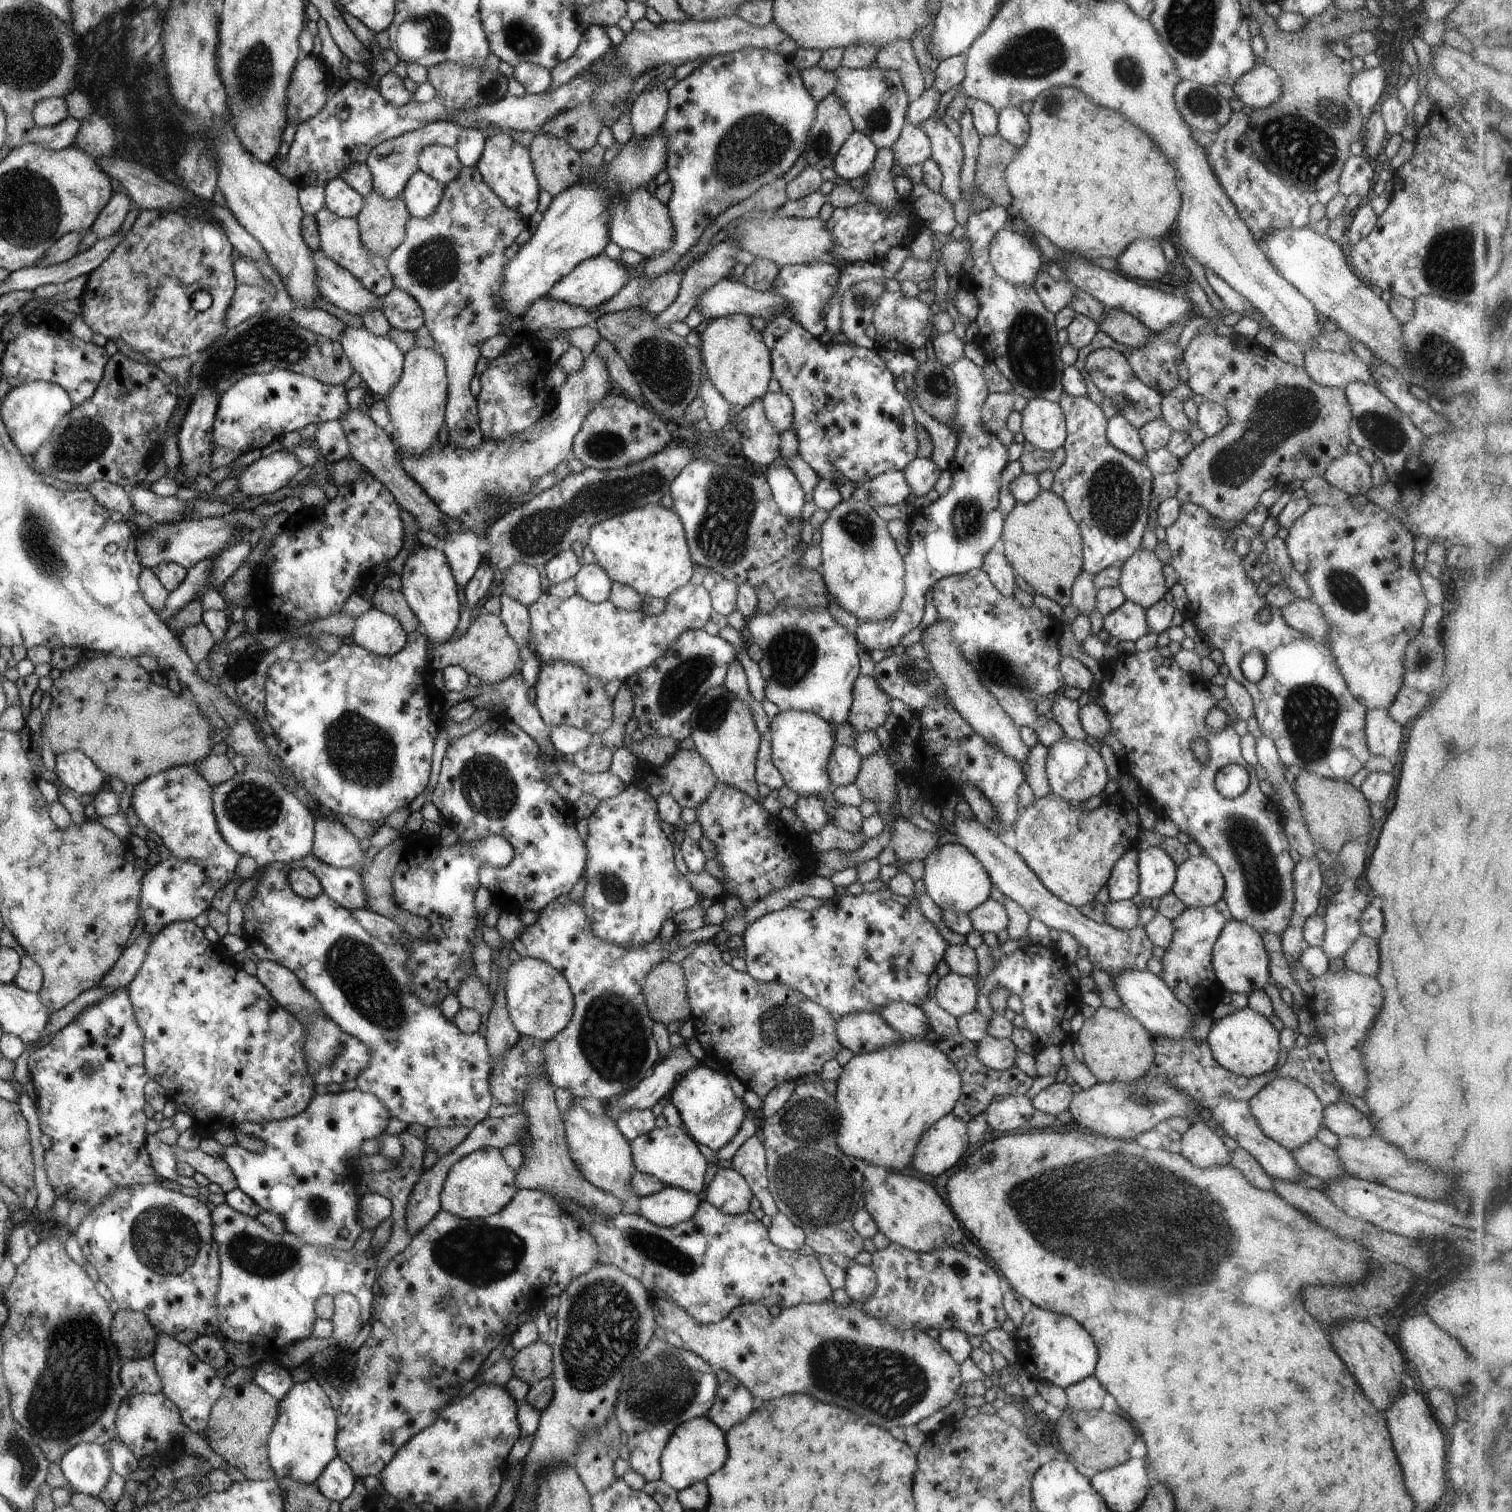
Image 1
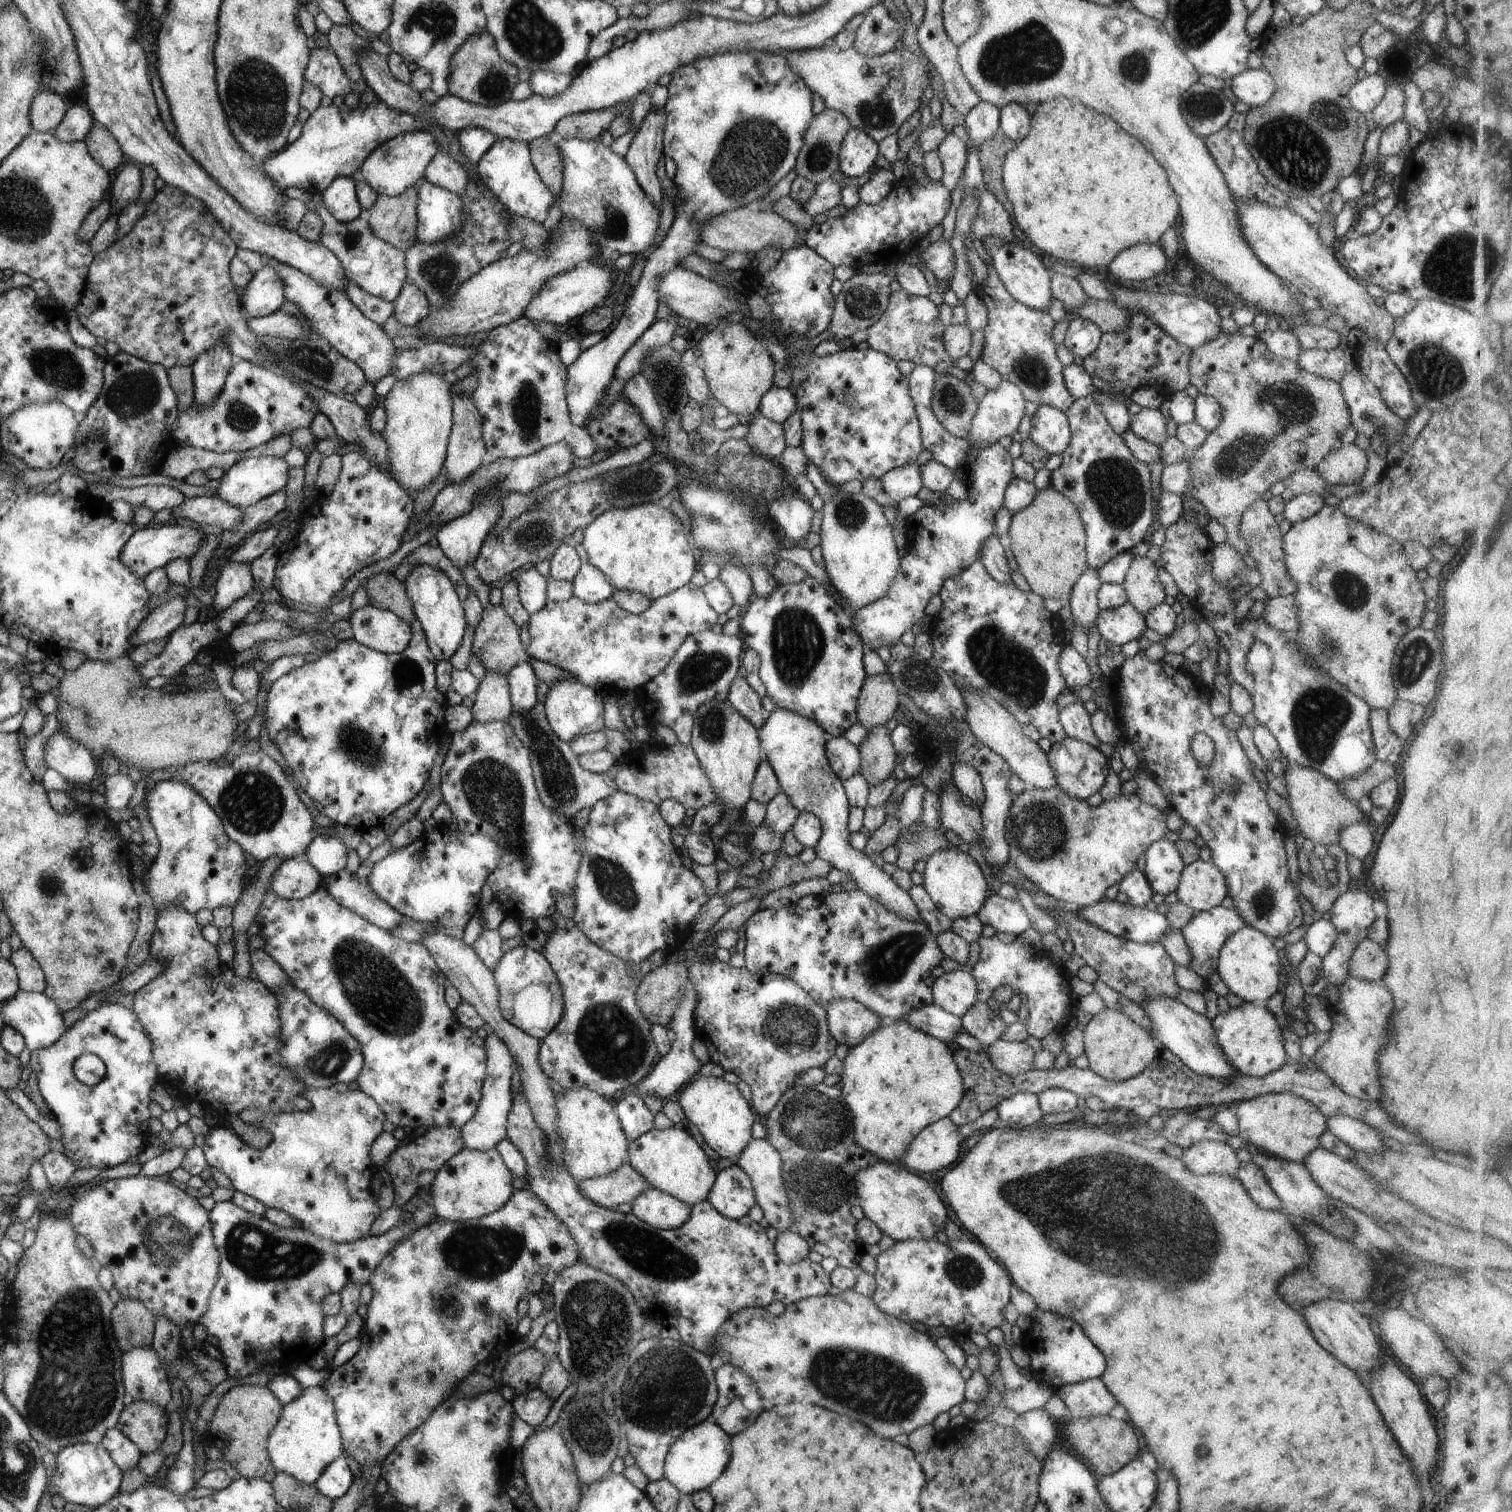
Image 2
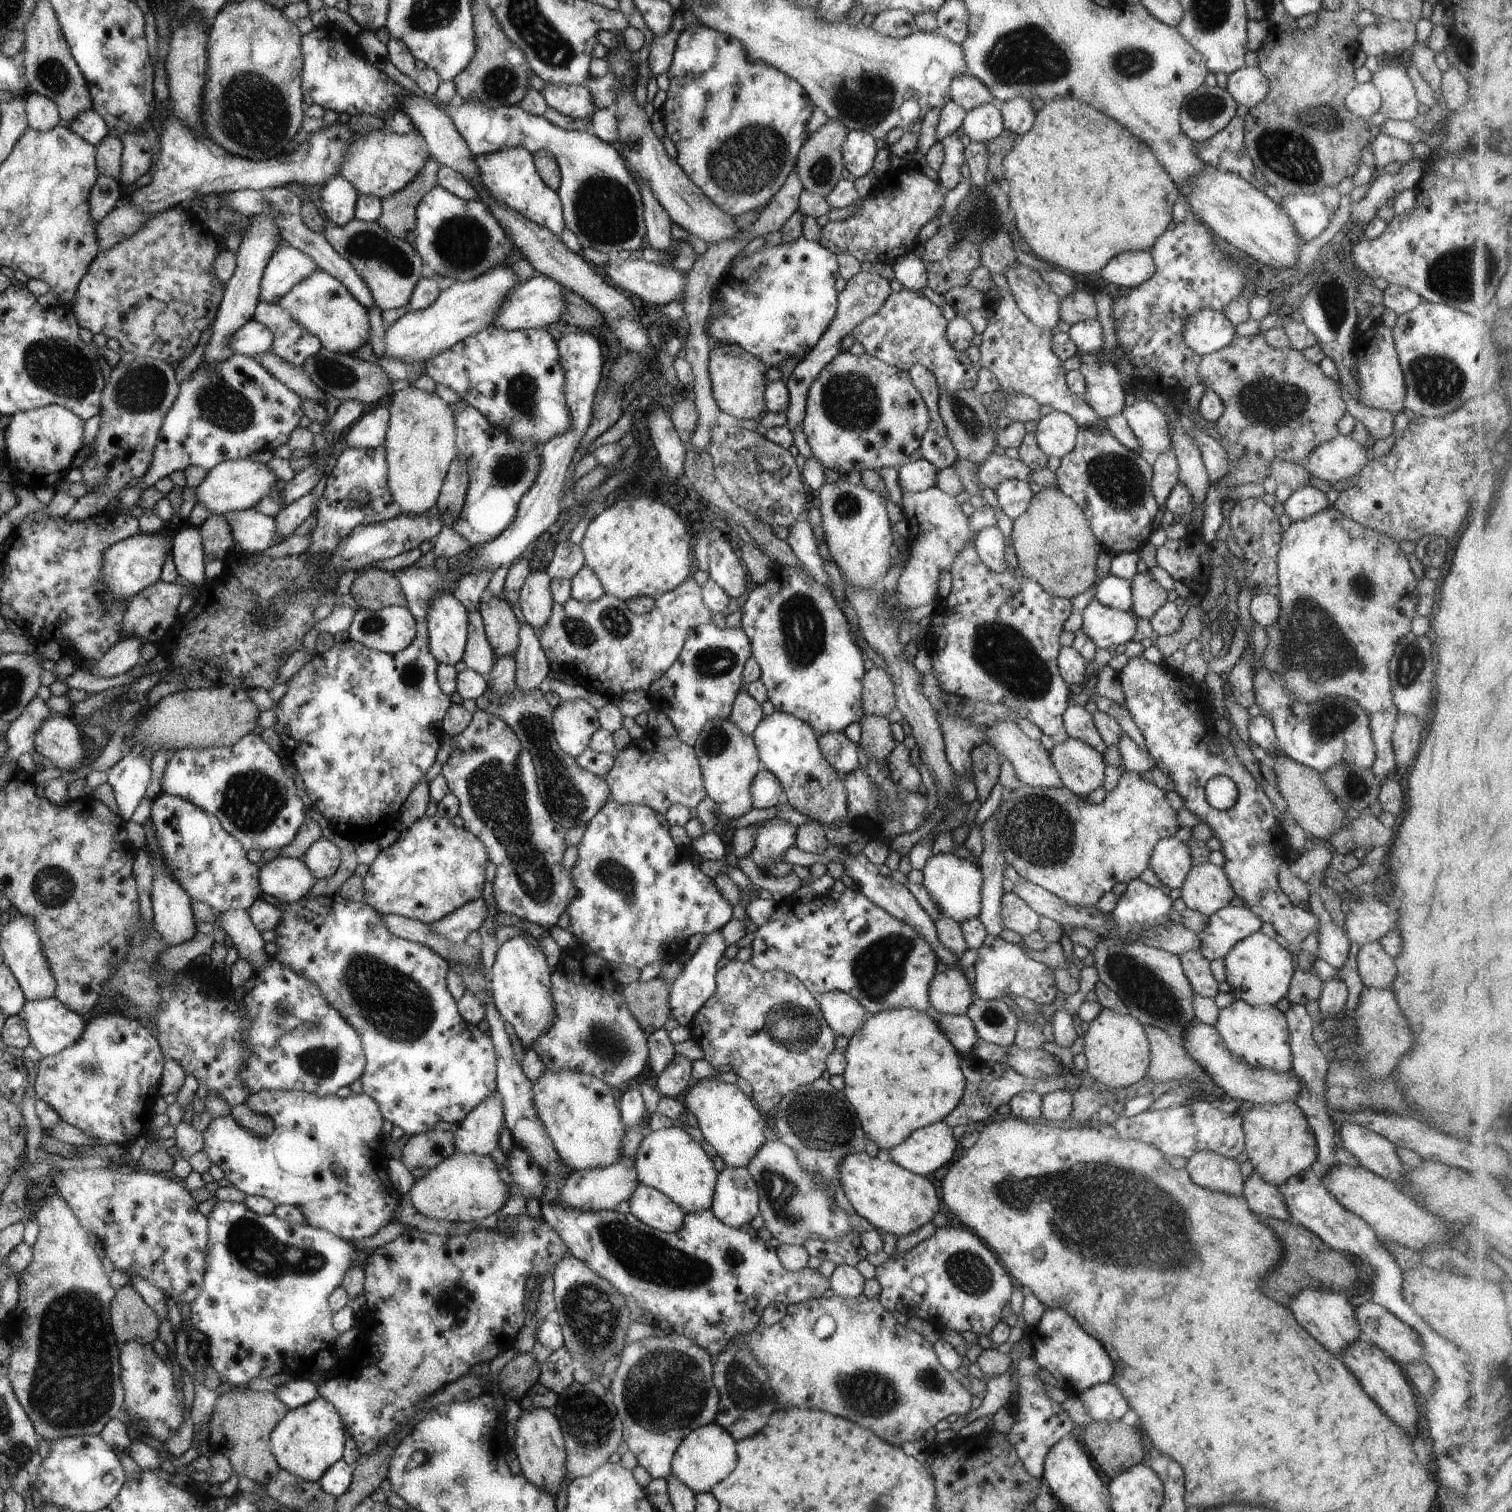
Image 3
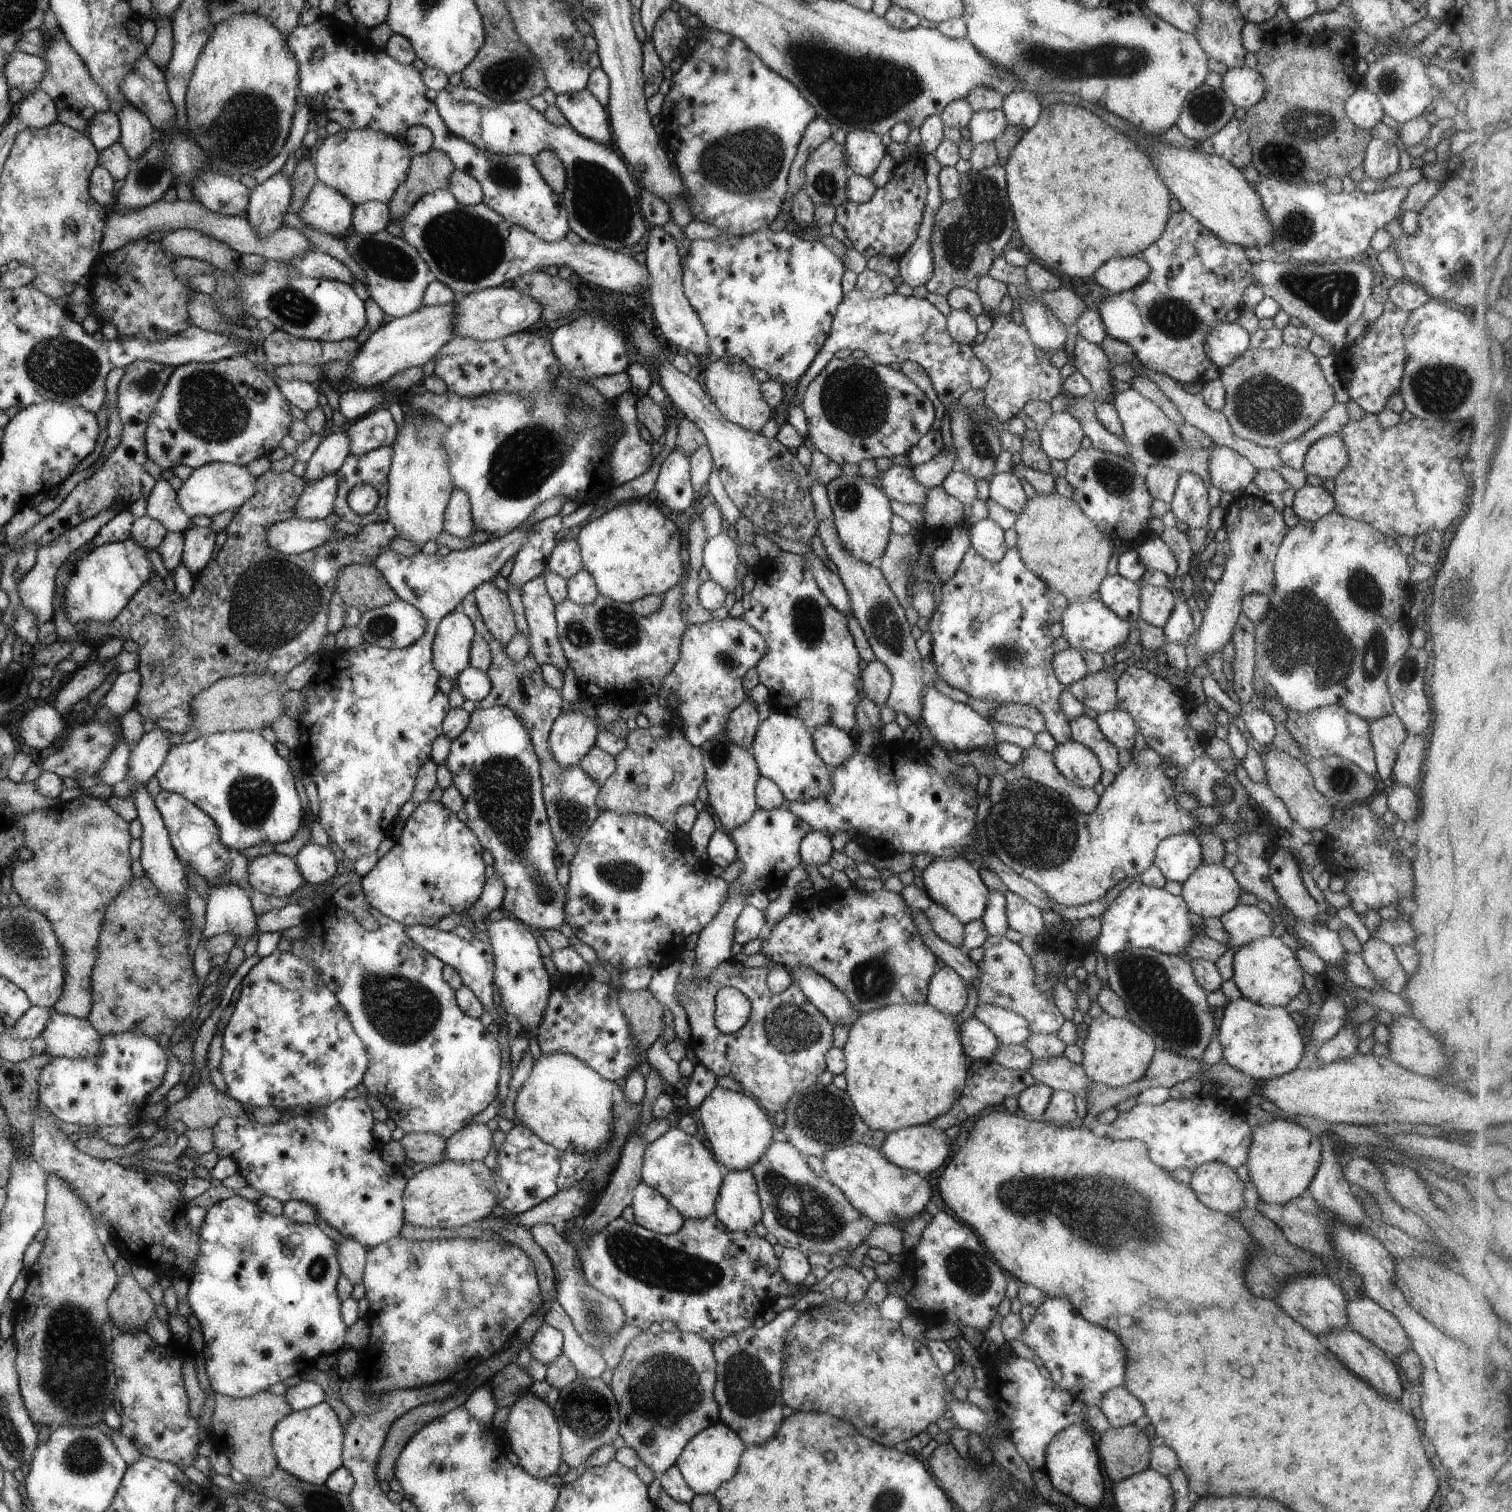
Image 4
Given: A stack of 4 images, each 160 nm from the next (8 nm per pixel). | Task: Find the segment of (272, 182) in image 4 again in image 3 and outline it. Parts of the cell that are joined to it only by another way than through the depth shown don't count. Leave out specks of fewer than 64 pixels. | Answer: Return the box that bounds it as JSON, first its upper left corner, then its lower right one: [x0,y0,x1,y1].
[202,215,282,363]

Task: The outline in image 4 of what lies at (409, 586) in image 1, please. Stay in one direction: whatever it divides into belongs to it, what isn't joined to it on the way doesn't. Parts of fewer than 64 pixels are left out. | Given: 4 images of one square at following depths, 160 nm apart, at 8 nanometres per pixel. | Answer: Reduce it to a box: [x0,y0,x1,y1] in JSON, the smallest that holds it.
[433,608,475,680]

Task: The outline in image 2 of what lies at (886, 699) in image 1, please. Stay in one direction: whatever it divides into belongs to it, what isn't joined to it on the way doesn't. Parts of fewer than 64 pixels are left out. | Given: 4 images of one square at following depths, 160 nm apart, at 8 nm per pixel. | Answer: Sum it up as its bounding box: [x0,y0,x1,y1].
[857,672,898,730]

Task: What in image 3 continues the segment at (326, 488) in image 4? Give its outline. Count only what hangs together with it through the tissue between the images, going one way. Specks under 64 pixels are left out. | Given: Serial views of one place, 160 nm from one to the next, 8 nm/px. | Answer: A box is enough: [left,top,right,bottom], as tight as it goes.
[273,492,314,539]

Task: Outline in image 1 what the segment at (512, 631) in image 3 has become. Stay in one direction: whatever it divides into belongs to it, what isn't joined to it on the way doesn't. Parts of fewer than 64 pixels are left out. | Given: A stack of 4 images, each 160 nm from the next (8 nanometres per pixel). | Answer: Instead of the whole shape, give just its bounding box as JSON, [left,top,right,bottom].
[431,612,520,687]

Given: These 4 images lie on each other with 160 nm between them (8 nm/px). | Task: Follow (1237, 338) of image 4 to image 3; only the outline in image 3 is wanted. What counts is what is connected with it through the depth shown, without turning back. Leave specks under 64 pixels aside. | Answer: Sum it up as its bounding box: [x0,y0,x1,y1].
[1183,310,1238,356]

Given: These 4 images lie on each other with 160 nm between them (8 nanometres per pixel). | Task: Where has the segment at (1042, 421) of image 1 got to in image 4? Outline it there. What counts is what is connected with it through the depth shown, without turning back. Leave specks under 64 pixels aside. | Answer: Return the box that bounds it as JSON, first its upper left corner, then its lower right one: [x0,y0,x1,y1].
[1039,410,1083,461]

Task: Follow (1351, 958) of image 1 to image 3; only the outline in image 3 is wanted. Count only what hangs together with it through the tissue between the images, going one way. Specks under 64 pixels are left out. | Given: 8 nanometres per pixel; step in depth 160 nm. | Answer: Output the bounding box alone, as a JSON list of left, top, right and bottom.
[1357,941,1396,989]

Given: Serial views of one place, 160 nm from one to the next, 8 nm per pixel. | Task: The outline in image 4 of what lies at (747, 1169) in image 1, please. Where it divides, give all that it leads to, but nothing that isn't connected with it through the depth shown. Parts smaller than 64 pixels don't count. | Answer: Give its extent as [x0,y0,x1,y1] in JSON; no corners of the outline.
[749,1141,876,1255]

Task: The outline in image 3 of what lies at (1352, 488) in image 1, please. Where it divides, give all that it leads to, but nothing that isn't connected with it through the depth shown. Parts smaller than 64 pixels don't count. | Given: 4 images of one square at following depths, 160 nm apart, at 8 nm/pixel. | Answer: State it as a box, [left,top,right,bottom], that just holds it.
[1304,434,1371,484]

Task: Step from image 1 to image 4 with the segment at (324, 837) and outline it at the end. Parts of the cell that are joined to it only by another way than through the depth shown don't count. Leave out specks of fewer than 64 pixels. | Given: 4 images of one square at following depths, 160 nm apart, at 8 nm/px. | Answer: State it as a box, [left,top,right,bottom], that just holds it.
[295,842,338,883]

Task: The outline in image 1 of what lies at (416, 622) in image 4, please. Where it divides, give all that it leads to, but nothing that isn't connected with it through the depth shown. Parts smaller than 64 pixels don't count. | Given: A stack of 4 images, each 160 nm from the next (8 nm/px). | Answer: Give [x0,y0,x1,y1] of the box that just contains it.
[352,608,409,657]

